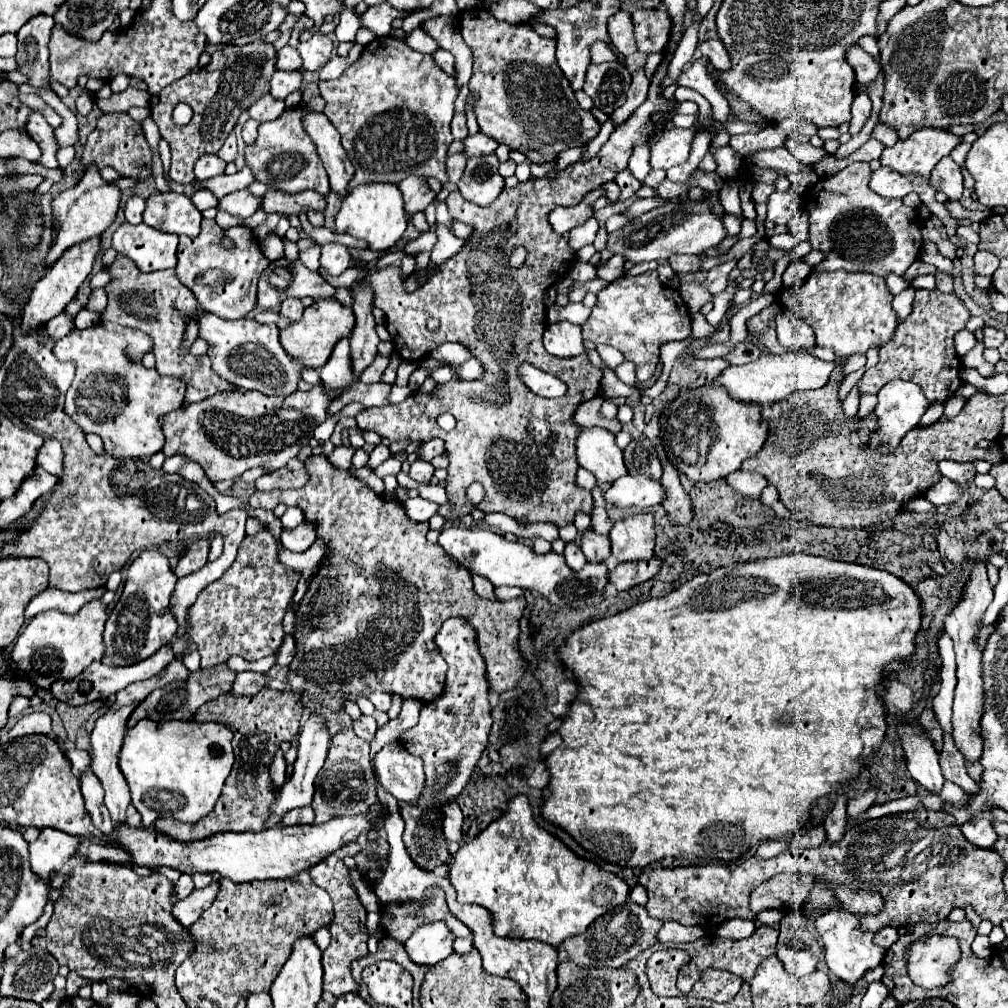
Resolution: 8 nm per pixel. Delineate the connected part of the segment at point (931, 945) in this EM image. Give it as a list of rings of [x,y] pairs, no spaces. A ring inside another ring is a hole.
[[[938,934],[920,936],[906,948],[908,976],[922,988],[944,986],[958,958],[960,946],[954,938],[942,938]]]

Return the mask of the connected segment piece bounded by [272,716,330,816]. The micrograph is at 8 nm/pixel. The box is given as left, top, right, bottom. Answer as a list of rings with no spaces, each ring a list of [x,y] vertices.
[[[310,716],[308,722],[304,724],[300,736],[298,736],[298,758],[294,762],[294,770],[292,770],[292,776],[290,776],[290,782],[286,782],[282,788],[280,788],[280,796],[276,798],[274,806],[272,806],[272,814],[276,816],[282,816],[284,812],[296,808],[296,806],[306,806],[312,802],[312,796],[314,796],[314,778],[316,774],[320,772],[324,760],[326,760],[326,754],[328,754],[328,748],[330,748],[330,736],[328,736],[328,730],[326,726],[322,724],[322,718],[320,716]]]

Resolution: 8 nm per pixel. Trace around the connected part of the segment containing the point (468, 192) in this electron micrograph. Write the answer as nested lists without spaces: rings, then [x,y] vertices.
[[[494,154],[468,158],[466,170],[458,182],[460,194],[480,206],[488,206],[504,190],[504,178],[498,174],[498,160]]]

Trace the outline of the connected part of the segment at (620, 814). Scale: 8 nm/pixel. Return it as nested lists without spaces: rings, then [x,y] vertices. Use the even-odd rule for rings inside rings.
[[[788,554],[788,556],[780,556],[780,558],[770,558],[770,560],[754,560],[754,562],[746,562],[746,564],[734,564],[734,566],[724,566],[718,568],[710,574],[698,574],[692,580],[688,580],[684,586],[680,586],[678,590],[670,592],[664,598],[654,598],[654,600],[646,600],[642,604],[636,604],[624,612],[618,612],[614,616],[608,618],[600,618],[594,620],[592,624],[586,624],[584,628],[580,628],[578,632],[570,634],[560,658],[562,662],[566,662],[566,668],[574,672],[576,680],[580,682],[580,694],[578,698],[572,702],[568,714],[564,716],[560,734],[564,738],[564,742],[560,744],[560,748],[556,748],[552,754],[546,756],[546,766],[552,774],[548,788],[552,790],[552,796],[544,802],[542,808],[542,816],[548,818],[550,822],[562,826],[564,830],[568,830],[572,834],[572,838],[582,844],[588,852],[594,852],[596,856],[600,856],[606,862],[614,862],[618,866],[638,866],[644,868],[664,856],[680,856],[680,854],[698,854],[700,858],[716,858],[716,860],[736,860],[740,856],[744,856],[752,846],[764,842],[764,840],[776,840],[782,838],[786,834],[790,834],[796,828],[802,828],[810,822],[810,808],[814,806],[814,802],[820,796],[826,796],[830,792],[834,792],[842,782],[850,780],[850,778],[860,778],[860,774],[866,770],[864,764],[860,764],[860,758],[864,754],[874,754],[876,748],[882,744],[884,734],[886,734],[886,712],[884,712],[884,704],[878,696],[878,686],[884,682],[886,678],[886,670],[890,668],[892,662],[902,662],[906,660],[906,656],[912,656],[914,644],[916,644],[916,634],[920,630],[920,622],[922,622],[922,600],[918,598],[918,594],[898,576],[884,572],[884,570],[876,570],[870,566],[860,566],[860,564],[850,564],[850,562],[838,562],[838,560],[828,560],[828,558],[820,558],[820,556],[810,556],[810,554]]]

